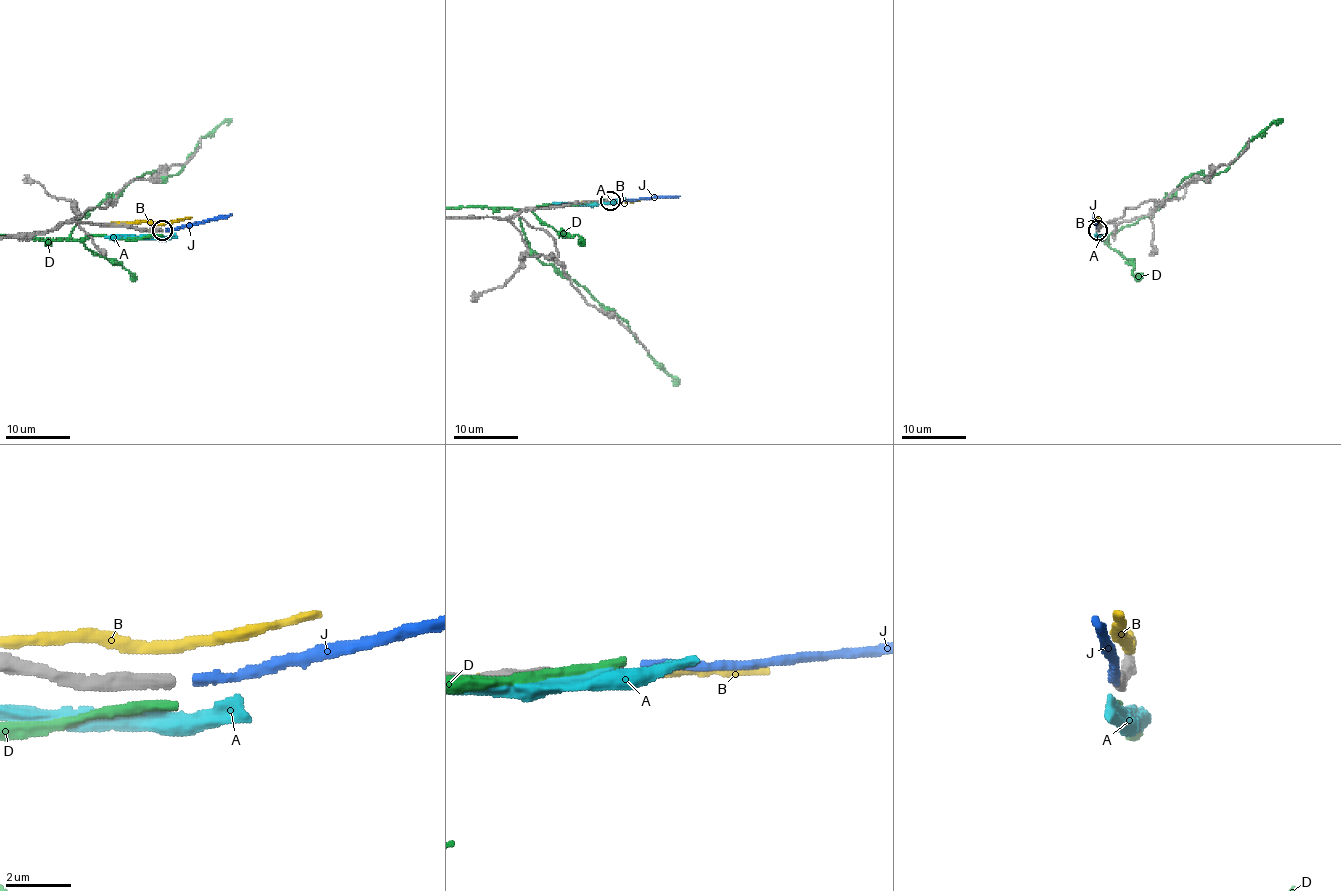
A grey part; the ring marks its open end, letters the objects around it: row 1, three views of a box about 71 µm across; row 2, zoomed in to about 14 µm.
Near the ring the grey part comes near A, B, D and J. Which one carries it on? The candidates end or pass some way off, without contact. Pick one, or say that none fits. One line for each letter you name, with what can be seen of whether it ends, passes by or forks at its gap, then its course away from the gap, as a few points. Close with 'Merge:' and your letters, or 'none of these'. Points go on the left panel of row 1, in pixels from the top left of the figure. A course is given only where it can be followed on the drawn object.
J: It ends there. Its course: (166, 230), (178, 230), (231, 213)
Merge: J

